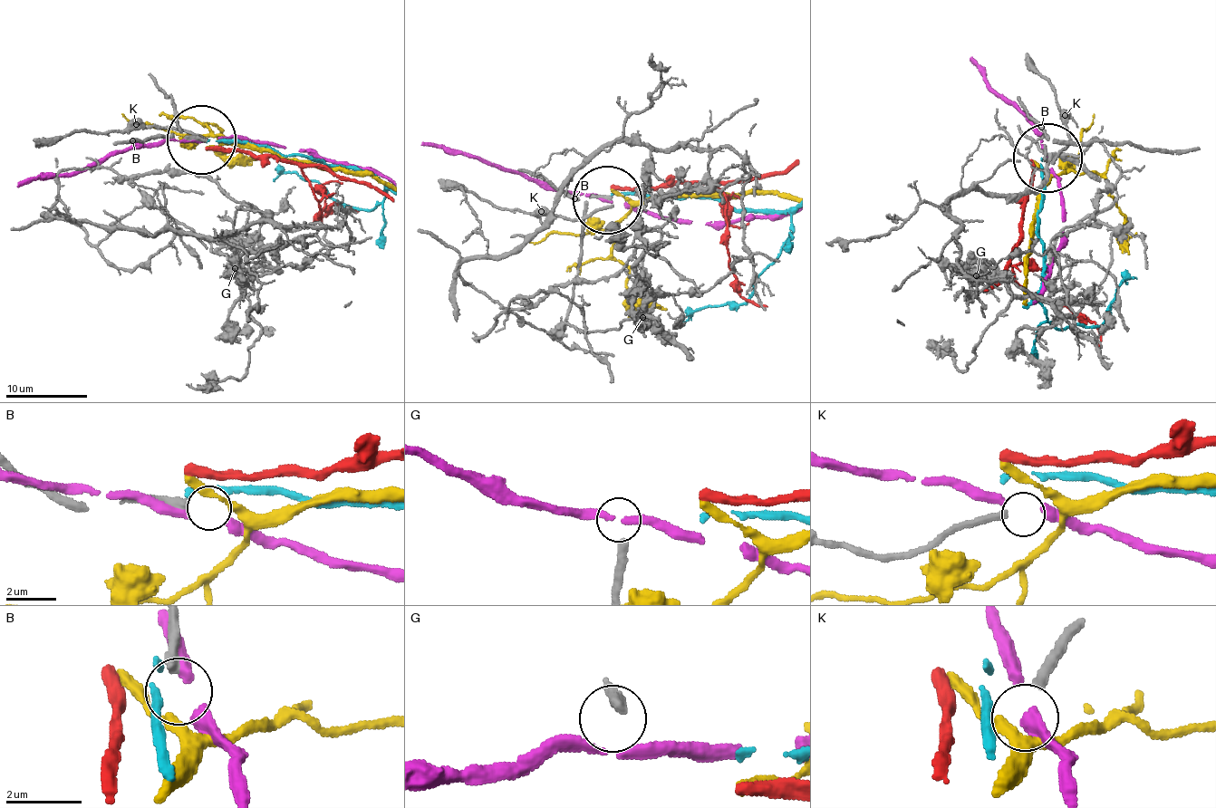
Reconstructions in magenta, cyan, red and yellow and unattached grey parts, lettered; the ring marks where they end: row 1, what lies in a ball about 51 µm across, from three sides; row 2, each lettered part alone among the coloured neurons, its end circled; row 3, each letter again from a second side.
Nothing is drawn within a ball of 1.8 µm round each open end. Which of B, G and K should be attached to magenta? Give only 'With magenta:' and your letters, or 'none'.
With magenta: none

